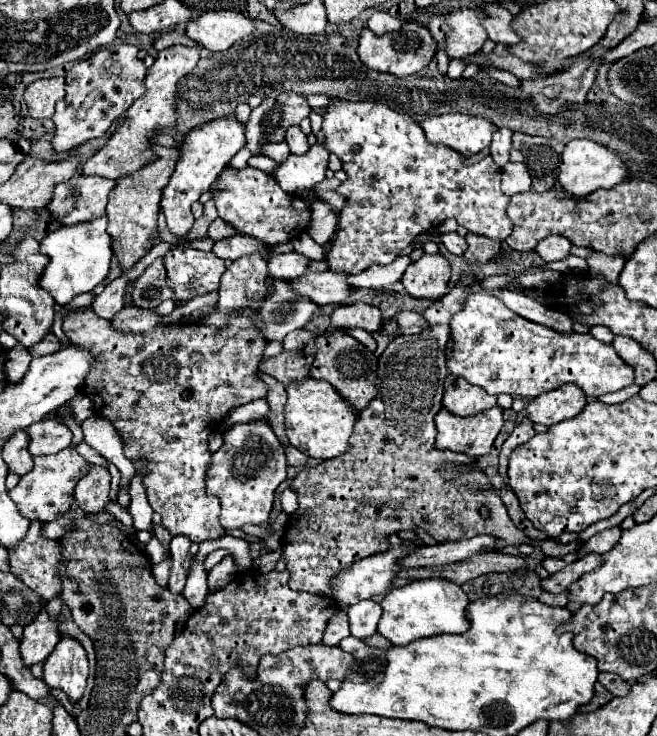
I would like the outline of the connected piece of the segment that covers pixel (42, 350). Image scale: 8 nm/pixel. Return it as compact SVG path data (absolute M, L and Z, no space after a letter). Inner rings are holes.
M46 334L46 338L42 338L42 342L38 342L38 346L30 346L30 356L44 356L44 354L52 354L54 350L58 350L58 338L54 334Z

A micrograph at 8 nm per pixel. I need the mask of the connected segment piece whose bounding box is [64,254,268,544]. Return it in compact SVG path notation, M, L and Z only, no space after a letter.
M248 254L248 256L242 256L238 260L234 260L224 276L220 280L220 286L218 289L218 306L214 314L210 314L210 318L206 318L206 322L198 322L198 326L158 326L158 330L150 330L150 334L120 334L118 330L114 330L110 326L108 320L96 316L92 310L86 310L86 312L68 312L68 316L64 318L64 334L66 338L70 340L70 344L74 346L86 346L86 348L92 348L92 354L94 354L94 366L90 366L90 374L86 374L86 382L82 384L82 394L86 394L92 402L94 402L94 408L98 410L96 414L100 418L106 418L112 422L112 426L116 428L118 436L122 438L124 442L124 454L130 462L136 462L136 460L144 460L146 464L144 466L138 466L138 470L142 470L144 474L144 488L146 488L146 496L148 496L148 502L150 506L154 508L154 512L158 512L162 516L162 526L172 534L172 536L186 536L190 538L190 542L204 542L204 540L216 540L216 538L222 538L224 536L224 528L220 524L220 500L206 494L206 484L204 484L204 478L206 478L206 470L210 468L210 462L212 462L212 456L210 456L210 450L208 450L208 434L226 418L226 414L242 404L248 404L248 402L254 402L258 398L264 398L266 396L266 384L258 378L258 362L262 360L264 356L264 346L266 346L266 338L262 338L262 330L258 330L258 326L254 326L254 320L250 316L237 316L235 312L244 307L251 307L252 309L260 309L260 301L266 294L266 260L260 256L260 254Z

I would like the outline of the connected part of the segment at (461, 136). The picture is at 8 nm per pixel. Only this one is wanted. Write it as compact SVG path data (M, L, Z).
M442 114L420 122L426 138L432 144L446 144L462 156L472 156L490 146L496 126L482 116Z

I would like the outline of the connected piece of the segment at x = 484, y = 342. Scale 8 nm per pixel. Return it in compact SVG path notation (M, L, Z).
M474 292L470 298L466 298L466 306L454 318L450 320L452 330L452 352L448 354L448 372L454 376L460 376L474 386L484 388L488 394L512 394L522 398L536 398L544 392L556 390L562 384L576 384L582 388L582 392L588 398L598 398L606 392L622 390L628 384L634 384L634 370L622 362L622 358L614 352L610 344L598 342L590 334L560 334L556 330L550 330L548 326L534 324L514 312L510 312L502 300L498 300L494 294L488 292Z

